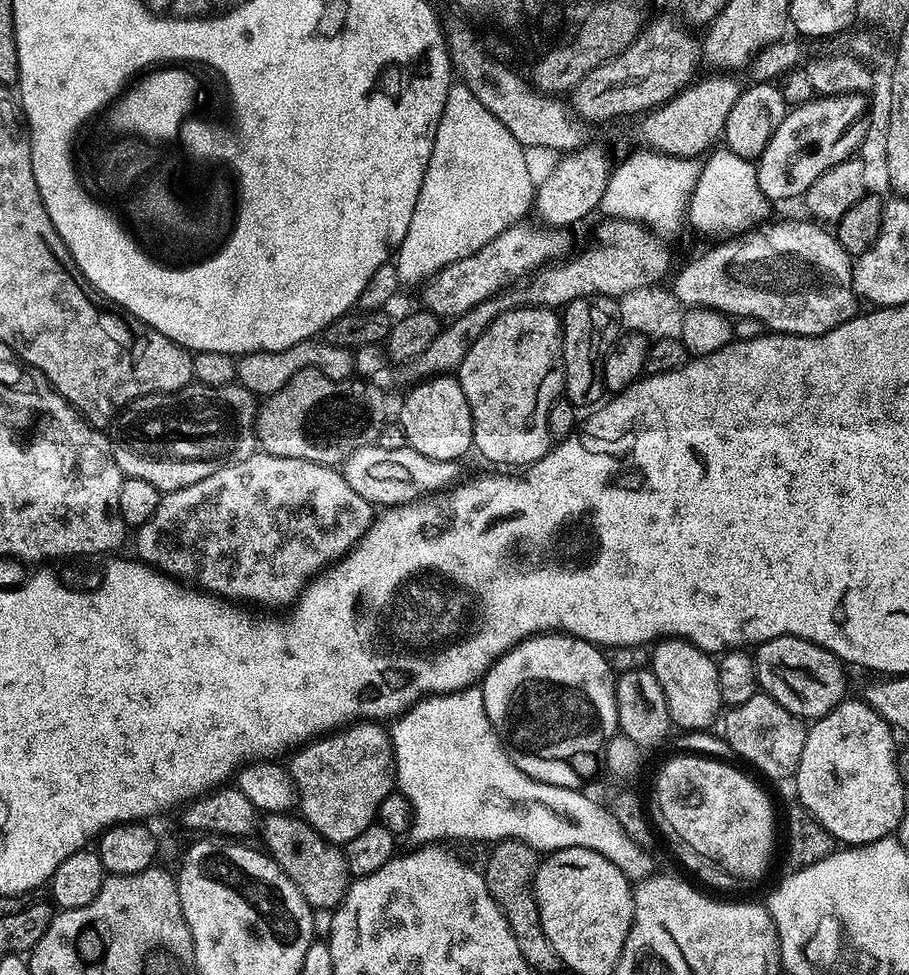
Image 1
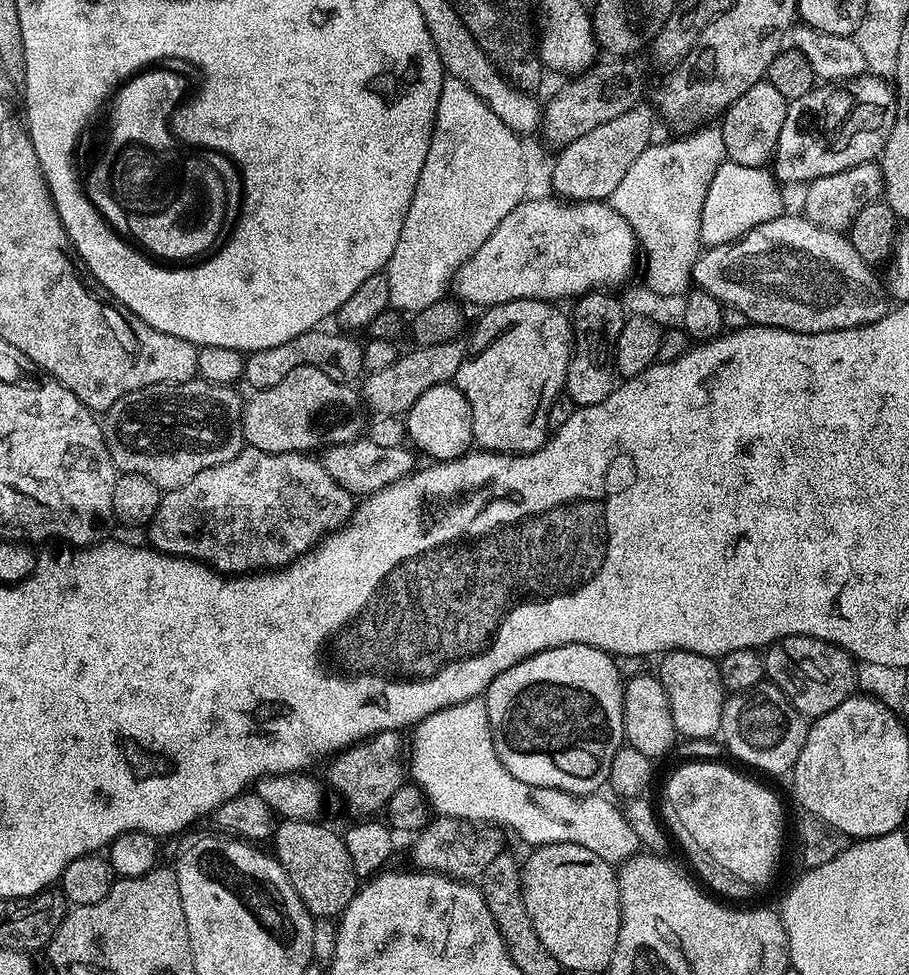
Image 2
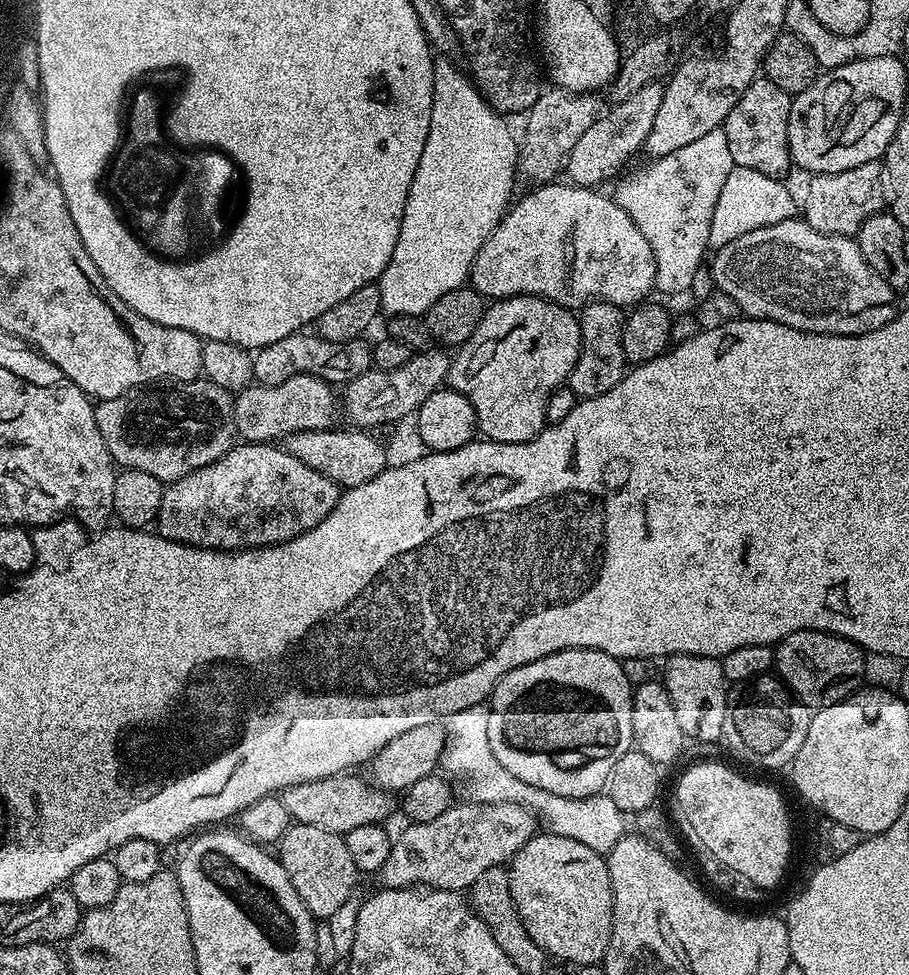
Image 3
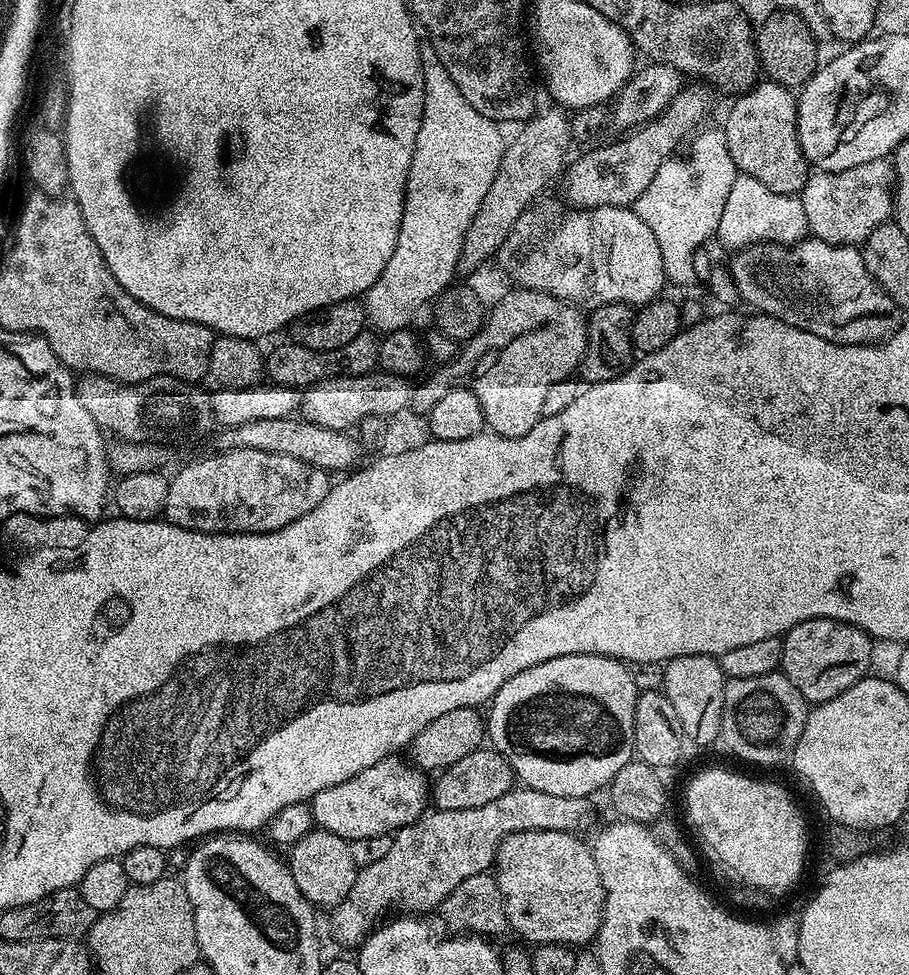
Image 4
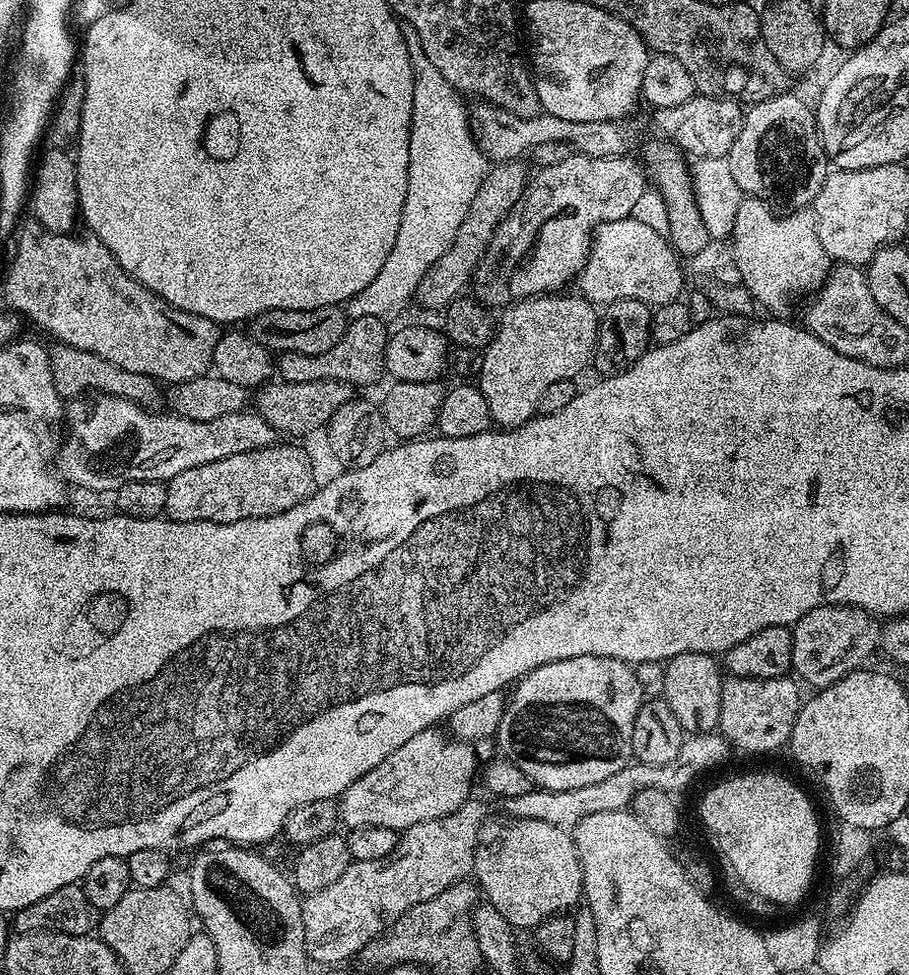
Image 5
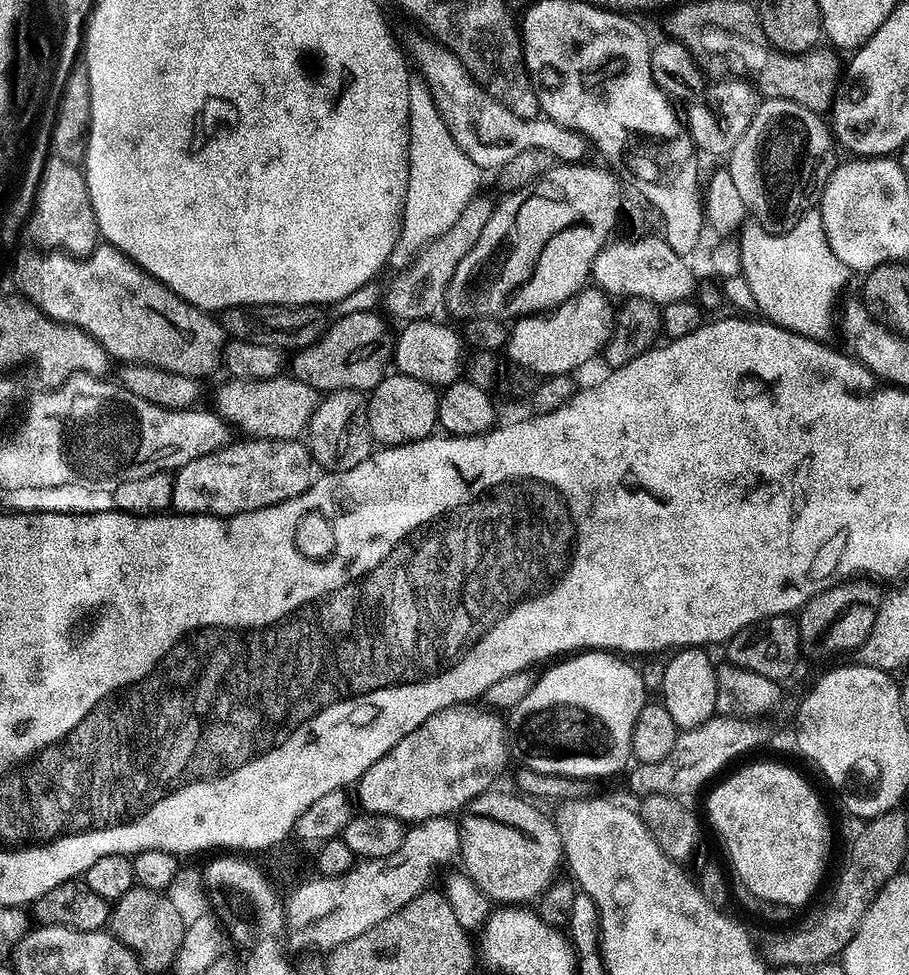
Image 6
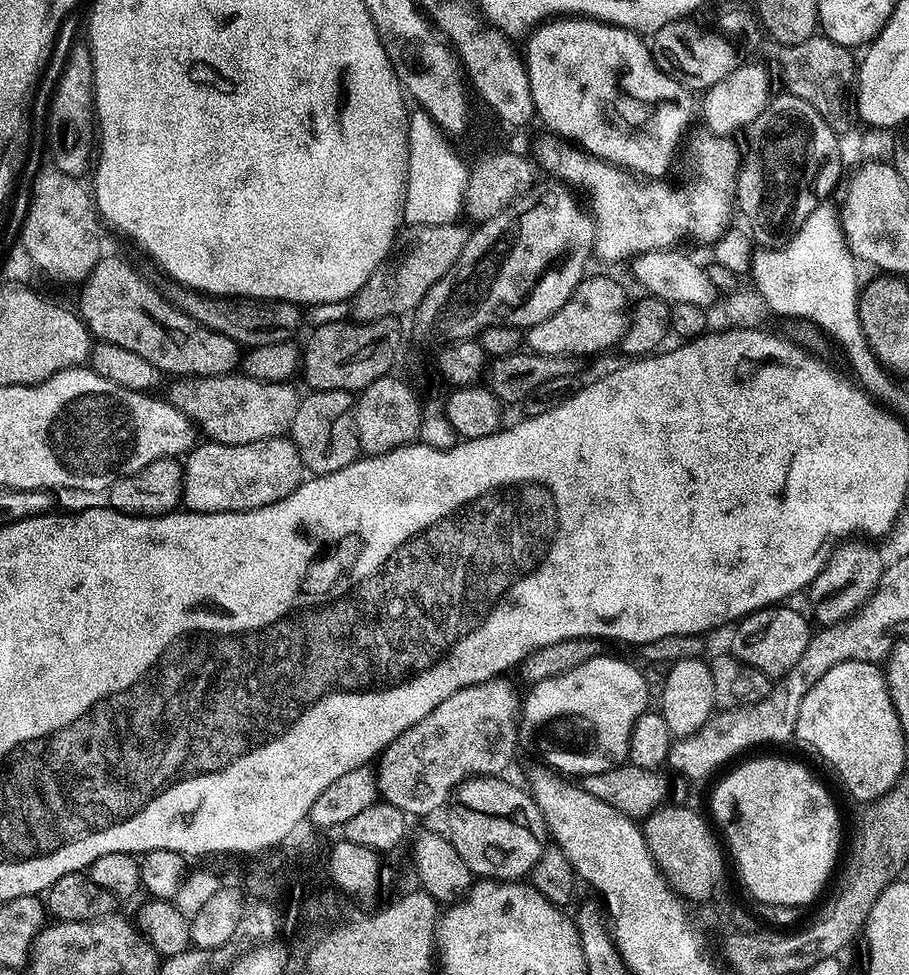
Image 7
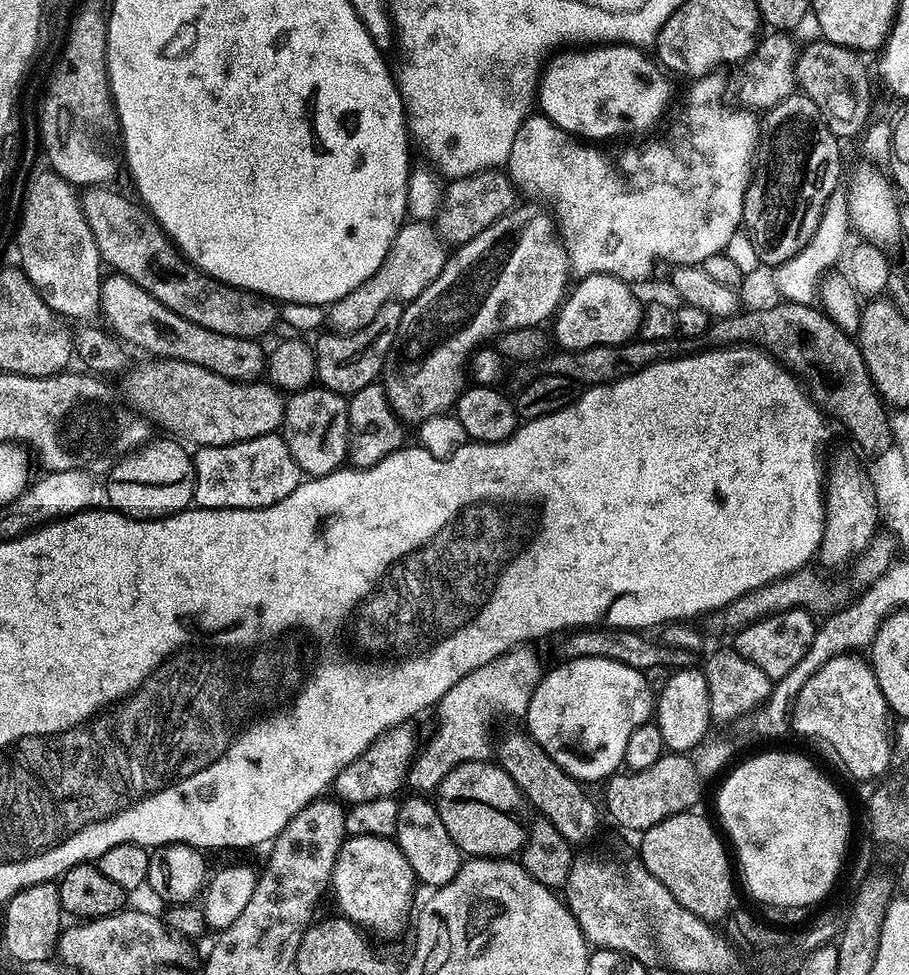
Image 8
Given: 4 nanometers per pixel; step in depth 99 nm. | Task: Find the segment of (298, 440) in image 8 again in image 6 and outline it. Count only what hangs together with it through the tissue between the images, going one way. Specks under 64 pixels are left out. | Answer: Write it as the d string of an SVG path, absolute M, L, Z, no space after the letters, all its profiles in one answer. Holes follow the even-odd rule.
M347 388L329 392L317 403L308 423L306 433L308 450L313 461L320 464L325 473L341 472L358 466L358 462L369 459L374 451L374 441L368 425L368 405L363 392Z

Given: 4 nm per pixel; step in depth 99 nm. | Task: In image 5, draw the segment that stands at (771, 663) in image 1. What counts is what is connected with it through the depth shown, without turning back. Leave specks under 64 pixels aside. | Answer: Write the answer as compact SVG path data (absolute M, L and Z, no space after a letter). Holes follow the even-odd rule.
M819 604L791 625L791 629L794 642L792 672L812 690L825 688L846 678L846 674L861 671L872 651L875 648L877 651L882 642L882 628L877 617L851 604Z

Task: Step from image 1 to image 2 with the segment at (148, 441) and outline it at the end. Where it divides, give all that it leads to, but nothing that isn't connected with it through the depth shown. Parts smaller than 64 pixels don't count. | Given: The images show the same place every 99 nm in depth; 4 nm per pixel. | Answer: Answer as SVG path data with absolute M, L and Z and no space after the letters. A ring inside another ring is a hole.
M193 378L181 384L155 384L118 398L102 416L104 441L110 450L117 473L142 474L161 490L186 486L194 474L210 470L222 462L230 462L246 446L244 438L244 406L235 387L211 384Z

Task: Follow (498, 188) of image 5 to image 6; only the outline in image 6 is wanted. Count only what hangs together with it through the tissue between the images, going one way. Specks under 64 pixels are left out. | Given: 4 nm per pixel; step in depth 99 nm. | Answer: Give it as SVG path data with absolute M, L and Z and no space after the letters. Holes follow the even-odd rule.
M484 194L477 195L462 214L458 214L458 222L450 226L450 230L442 233L437 240L425 245L416 253L407 266L401 267L400 272L388 284L388 289L382 292L382 308L389 317L397 316L400 322L426 320L435 317L436 311L441 311L444 303L444 292L448 288L450 278L454 278L454 270L458 270L458 262L470 254L470 246L478 242L478 234L482 234L486 222L490 222L493 201L488 201Z

